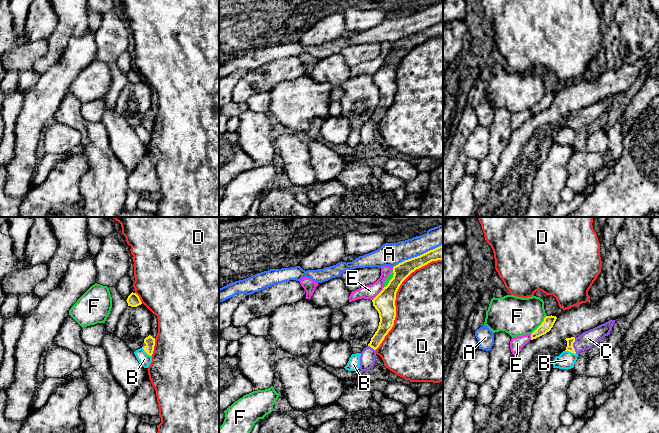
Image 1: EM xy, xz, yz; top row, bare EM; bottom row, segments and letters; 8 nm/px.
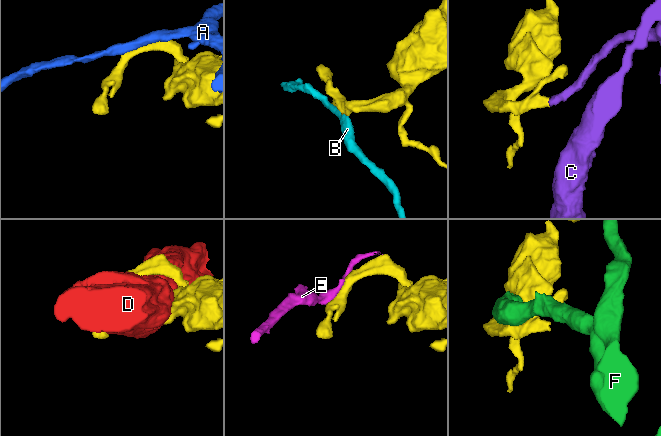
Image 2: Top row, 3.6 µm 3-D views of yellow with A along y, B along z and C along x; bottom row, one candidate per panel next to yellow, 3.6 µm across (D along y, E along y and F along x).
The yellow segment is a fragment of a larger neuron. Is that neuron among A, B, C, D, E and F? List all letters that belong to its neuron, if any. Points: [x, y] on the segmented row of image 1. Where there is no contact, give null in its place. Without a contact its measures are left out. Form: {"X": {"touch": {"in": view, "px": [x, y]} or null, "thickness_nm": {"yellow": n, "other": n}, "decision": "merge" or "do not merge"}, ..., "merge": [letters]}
{"A": {"touch": {"in": "xz", "px": [417, 256]}, "thickness_nm": {"yellow": 130, "other": 190}, "decision": "do not merge"}, "B": {"touch": {"in": "yz", "px": [570, 351]}, "thickness_nm": {"yellow": 60, "other": 140}, "decision": "do not merge"}, "C": {"touch": {"in": "yz", "px": [572, 346]}, "thickness_nm": {"yellow": 60, "other": 140}, "decision": "merge"}, "D": {"touch": {"in": "xz", "px": [395, 296]}, "thickness_nm": {"yellow": 170, "other": 480}, "decision": "do not merge"}, "E": {"touch": {"in": "xz", "px": [378, 294]}, "thickness_nm": {"yellow": 170, "other": 120}, "decision": "do not merge"}, "F": {"touch": {"in": "xz", "px": [391, 279]}, "thickness_nm": {"yellow": 170, "other": 40}, "decision": "do not merge"}, "merge": ["C"]}

